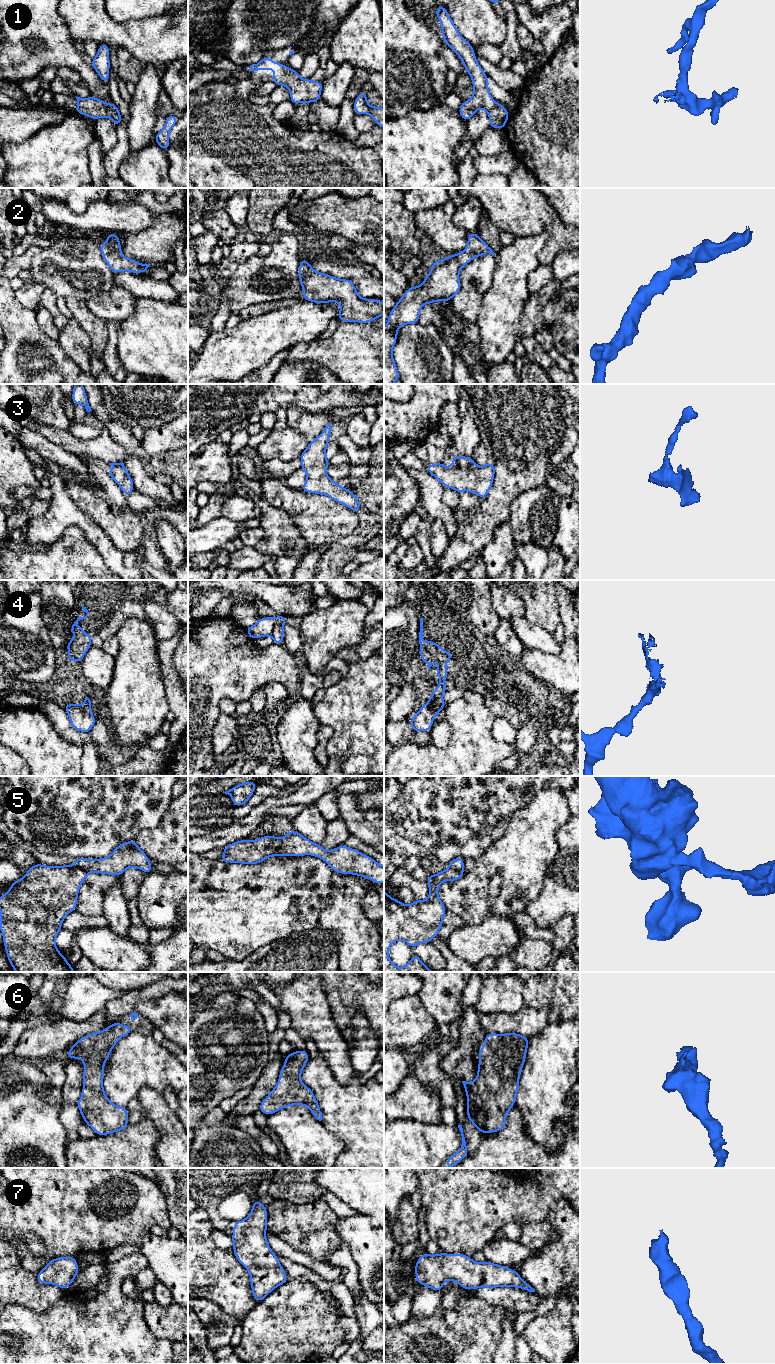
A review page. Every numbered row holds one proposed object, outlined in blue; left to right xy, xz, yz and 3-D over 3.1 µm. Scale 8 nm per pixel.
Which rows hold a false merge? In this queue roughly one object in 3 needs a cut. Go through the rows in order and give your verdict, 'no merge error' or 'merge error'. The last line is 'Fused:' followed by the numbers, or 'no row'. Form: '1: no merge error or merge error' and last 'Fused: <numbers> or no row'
1: no merge error
2: no merge error
3: no merge error
4: merge error
5: merge error
6: no merge error
7: no merge error
Fused: 4, 5

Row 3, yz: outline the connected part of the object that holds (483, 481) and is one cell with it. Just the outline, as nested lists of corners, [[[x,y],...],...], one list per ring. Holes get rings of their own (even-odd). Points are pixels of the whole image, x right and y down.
[[[462,455],[452,456],[451,468],[447,468],[441,461],[429,464],[425,469],[440,481],[445,489],[451,487],[458,493],[471,491],[481,500],[487,497],[495,476],[495,462],[487,462],[485,466],[478,467],[472,457]]]

